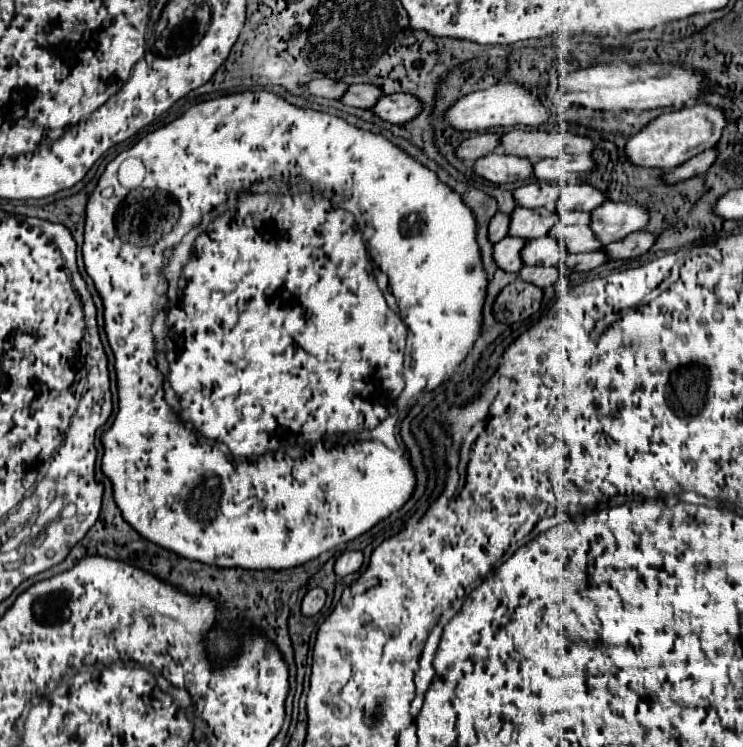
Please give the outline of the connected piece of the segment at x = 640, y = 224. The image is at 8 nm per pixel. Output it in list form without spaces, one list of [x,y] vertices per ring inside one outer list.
[[[604,201],[590,215],[592,215],[590,229],[602,245],[620,241],[626,235],[644,229],[648,223],[648,213],[644,207],[622,205],[622,203],[612,203],[612,201]]]

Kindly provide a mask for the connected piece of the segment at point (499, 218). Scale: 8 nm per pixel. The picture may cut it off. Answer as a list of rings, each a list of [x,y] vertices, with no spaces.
[[[496,213],[492,219],[490,219],[490,225],[488,225],[488,239],[492,243],[498,243],[500,239],[504,239],[508,235],[508,223],[510,223],[510,217],[508,215],[502,215],[502,213]]]

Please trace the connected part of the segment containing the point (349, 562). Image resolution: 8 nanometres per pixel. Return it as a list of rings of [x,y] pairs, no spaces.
[[[344,551],[334,565],[334,573],[338,577],[344,577],[348,573],[354,573],[362,567],[362,551]]]

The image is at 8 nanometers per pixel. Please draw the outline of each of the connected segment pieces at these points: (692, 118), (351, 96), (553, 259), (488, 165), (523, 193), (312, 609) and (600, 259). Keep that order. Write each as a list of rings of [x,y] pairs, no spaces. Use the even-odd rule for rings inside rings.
[[[698,103],[694,107],[664,113],[658,119],[654,119],[648,127],[644,127],[638,135],[626,141],[626,157],[628,161],[632,161],[632,165],[638,165],[638,167],[672,169],[674,165],[680,165],[688,161],[690,157],[706,149],[712,149],[720,141],[720,133],[724,125],[726,125],[726,119],[724,119],[722,109],[712,107],[712,105]]]
[[[350,85],[340,101],[344,105],[370,109],[378,101],[378,97],[382,97],[382,91],[376,85]]]
[[[550,235],[538,237],[538,239],[530,239],[522,247],[522,263],[524,265],[546,265],[546,267],[552,267],[552,265],[558,265],[560,259],[562,259],[560,245]]]
[[[494,151],[488,153],[488,157],[480,157],[478,161],[474,161],[472,169],[478,177],[496,185],[526,181],[532,177],[532,163],[528,159],[502,155],[502,151]]]
[[[532,181],[514,189],[512,195],[518,207],[528,207],[528,209],[554,207],[554,187],[544,189],[544,183],[538,183],[538,181]]]
[[[320,587],[310,589],[310,591],[304,595],[302,605],[300,605],[302,615],[316,615],[316,613],[322,609],[324,601],[326,601],[326,591],[324,591],[324,589],[320,589]]]
[[[592,251],[592,253],[578,253],[578,255],[568,255],[566,265],[568,269],[574,271],[590,271],[602,263],[606,263],[606,255],[602,251]]]

